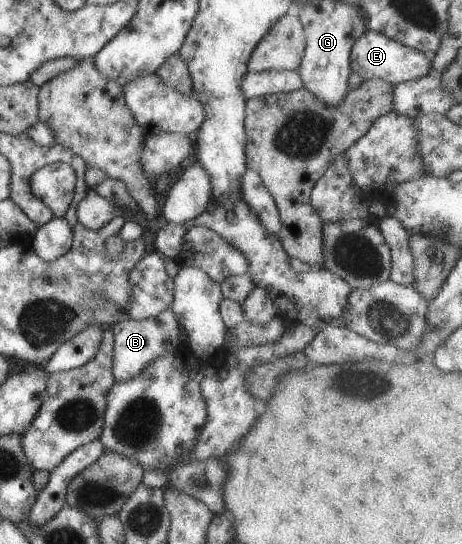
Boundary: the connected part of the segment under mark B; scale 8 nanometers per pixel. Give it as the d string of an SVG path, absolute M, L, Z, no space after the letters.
M168 308L156 317L135 320L132 318L116 322L111 329L115 335L113 353L113 374L117 382L125 382L135 378L142 370L166 352L176 352L183 347L180 340L180 328L174 312Z

